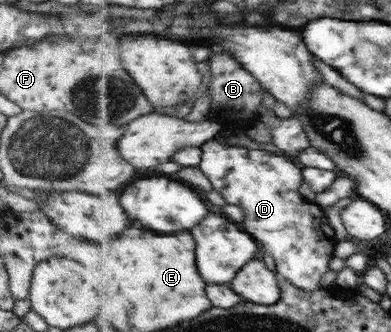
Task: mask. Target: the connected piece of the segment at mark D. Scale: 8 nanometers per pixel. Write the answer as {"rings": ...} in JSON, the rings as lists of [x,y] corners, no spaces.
{"rings":[[[216,139],[207,142],[201,149],[203,158],[199,168],[210,179],[214,190],[223,196],[226,204],[237,205],[244,211],[241,226],[260,243],[261,254],[274,259],[277,273],[306,291],[323,289],[320,287],[320,281],[322,275],[328,273],[328,261],[334,257],[334,247],[338,241],[337,232],[331,226],[325,209],[316,202],[304,199],[304,195],[300,193],[304,181],[303,170],[289,161],[286,155],[279,156],[270,151],[226,146]]]}

